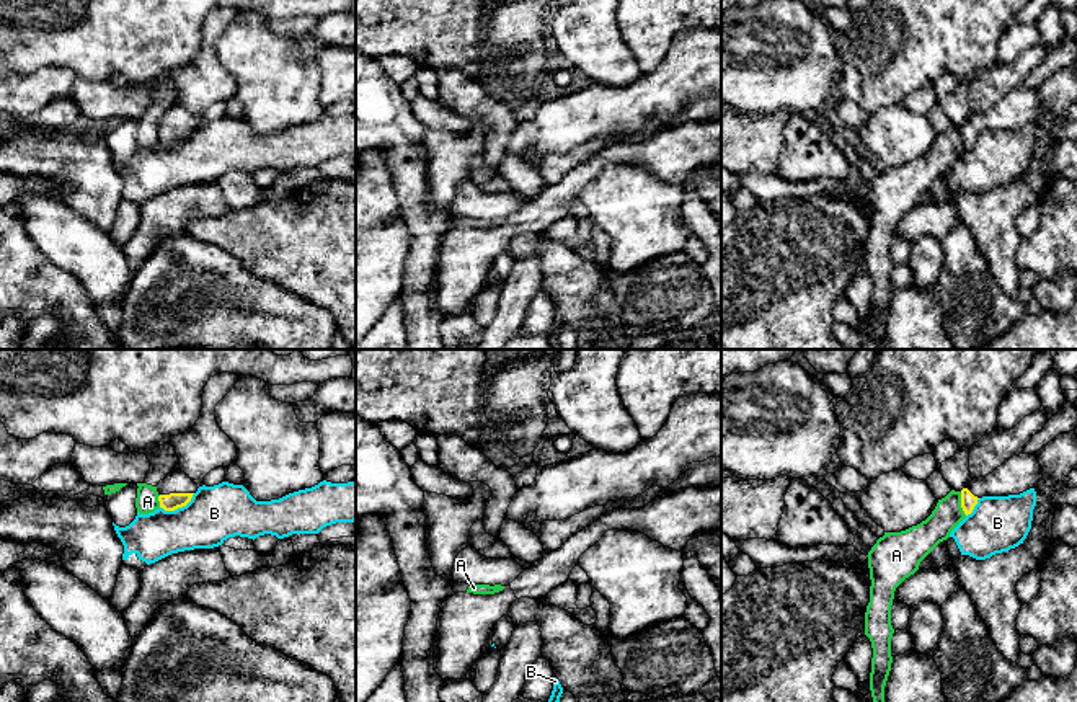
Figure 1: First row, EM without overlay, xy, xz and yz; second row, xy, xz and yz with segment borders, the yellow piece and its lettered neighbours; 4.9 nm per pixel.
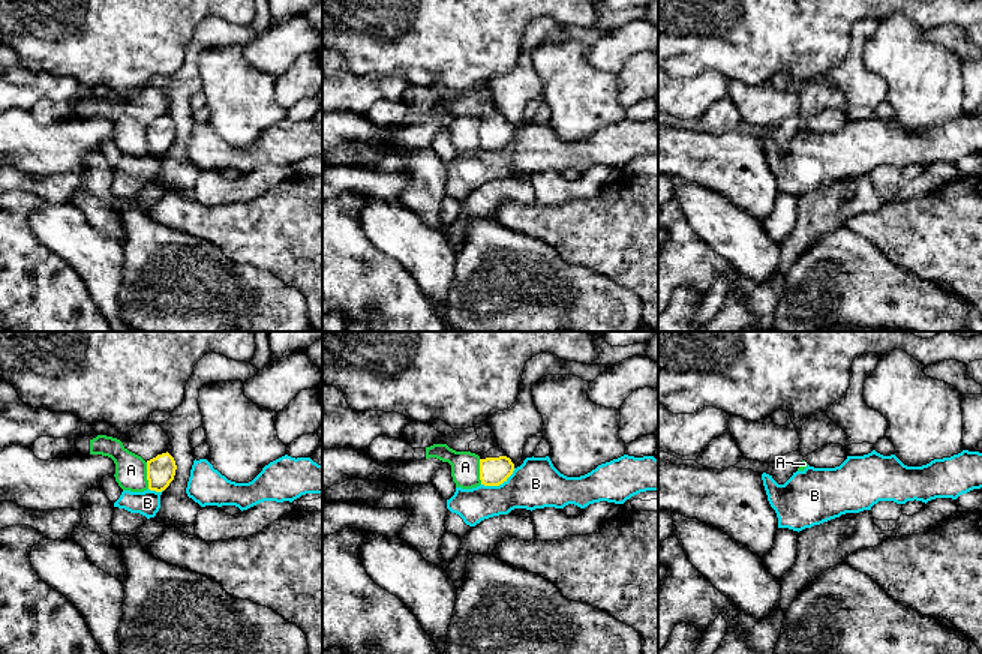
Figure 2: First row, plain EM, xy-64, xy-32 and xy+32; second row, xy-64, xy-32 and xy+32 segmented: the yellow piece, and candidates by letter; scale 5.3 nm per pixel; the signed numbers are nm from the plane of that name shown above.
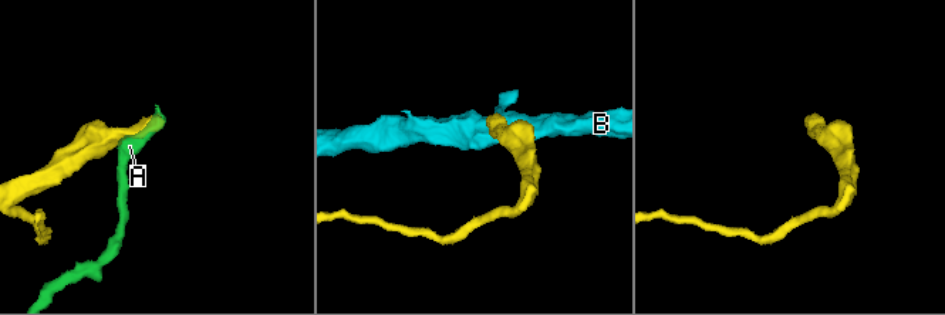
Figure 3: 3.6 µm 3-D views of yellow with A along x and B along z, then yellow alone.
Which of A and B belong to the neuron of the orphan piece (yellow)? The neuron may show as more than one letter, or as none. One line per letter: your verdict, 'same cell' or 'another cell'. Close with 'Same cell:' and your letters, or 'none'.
A: another cell
B: another cell
Same cell: none

